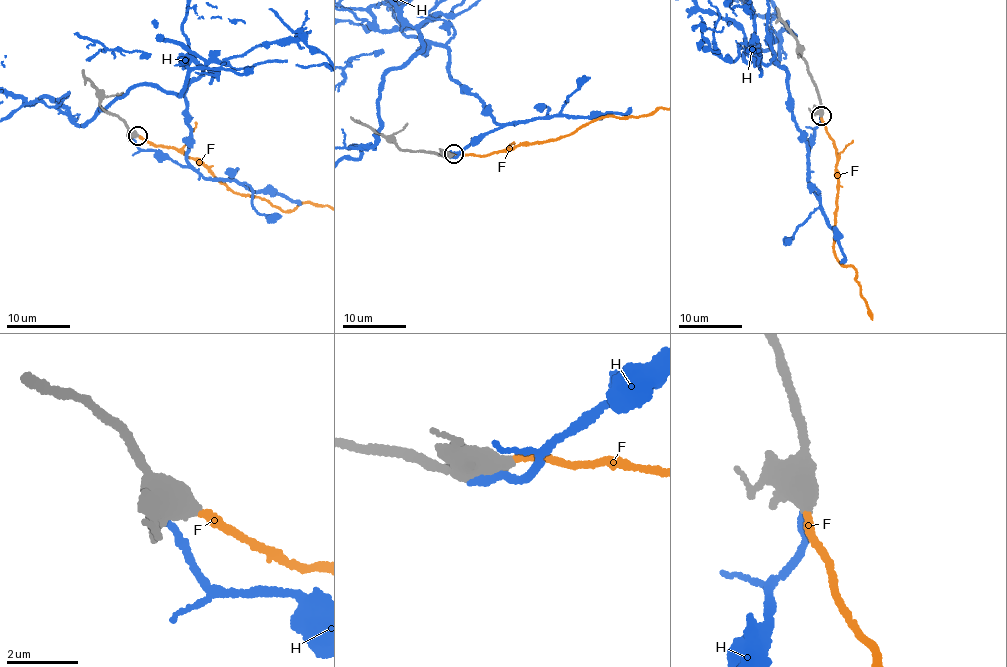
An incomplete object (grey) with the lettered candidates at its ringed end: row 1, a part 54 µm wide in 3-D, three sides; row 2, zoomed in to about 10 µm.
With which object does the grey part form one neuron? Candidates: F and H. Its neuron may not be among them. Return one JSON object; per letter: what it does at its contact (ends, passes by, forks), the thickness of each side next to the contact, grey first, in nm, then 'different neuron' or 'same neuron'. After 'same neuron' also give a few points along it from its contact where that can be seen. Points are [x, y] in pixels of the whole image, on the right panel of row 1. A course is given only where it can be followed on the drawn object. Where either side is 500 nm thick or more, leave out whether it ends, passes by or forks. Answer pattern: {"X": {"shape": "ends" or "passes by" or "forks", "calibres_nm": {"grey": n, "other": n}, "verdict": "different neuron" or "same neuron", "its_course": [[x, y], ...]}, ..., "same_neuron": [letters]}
{"F": {"calibres_nm": {"grey": 600, "other": 220}, "verdict": "same neuron"}, "H": {"calibres_nm": {"grey": 700, "other": 240}, "verdict": "different neuron"}, "same_neuron": ["F"]}

